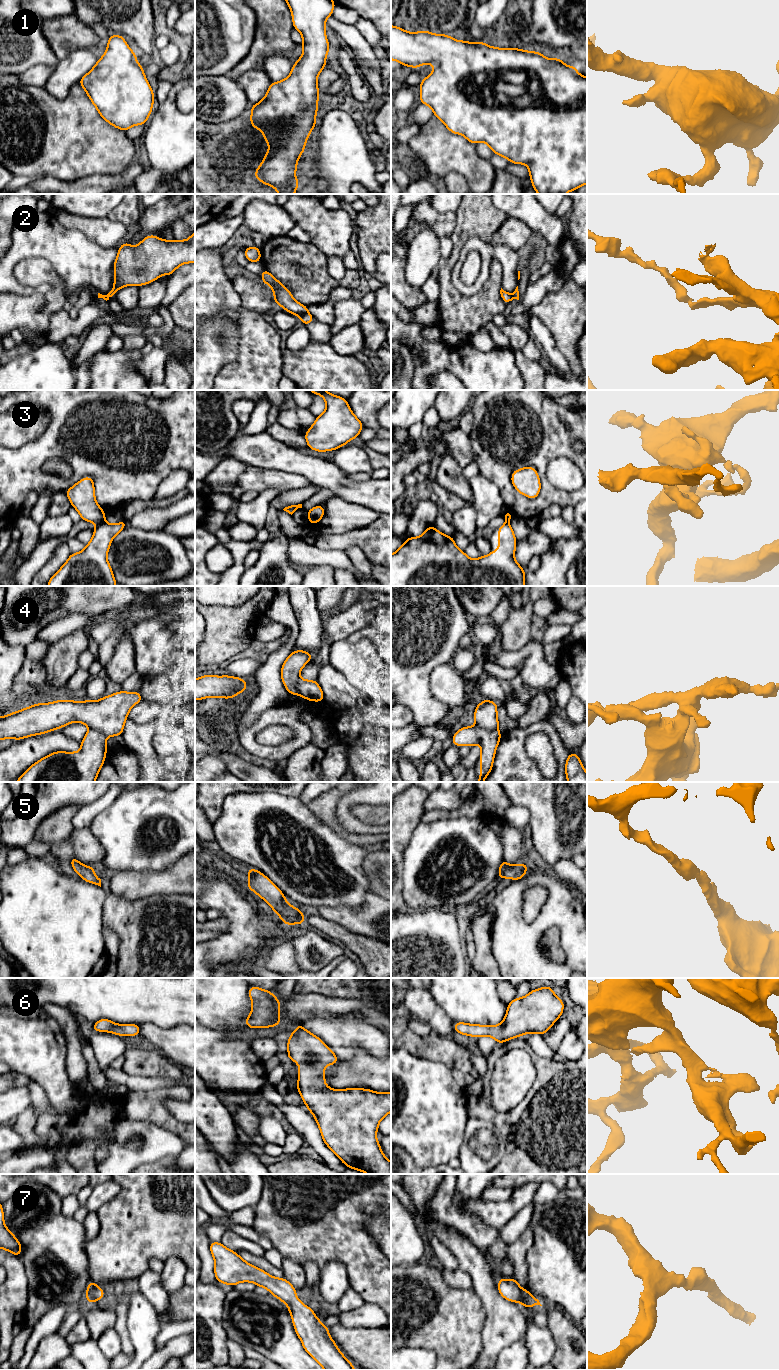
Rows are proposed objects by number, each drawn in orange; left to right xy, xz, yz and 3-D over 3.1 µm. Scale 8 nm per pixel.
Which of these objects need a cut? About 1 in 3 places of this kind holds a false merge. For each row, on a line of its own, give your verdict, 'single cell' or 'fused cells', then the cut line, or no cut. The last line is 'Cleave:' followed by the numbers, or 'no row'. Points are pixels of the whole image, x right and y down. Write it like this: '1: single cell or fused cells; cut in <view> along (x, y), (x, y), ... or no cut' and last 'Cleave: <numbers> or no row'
1: single cell; no cut
2: fused cells; cut in xz along (307, 311), (299, 316)
3: fused cells; cut in xy along (104, 520), (97, 525)
4: fused cells; cut in yz along (476, 725), (487, 730), (497, 730)
5: single cell; no cut
6: single cell; no cut
7: single cell; no cut
Cleave: 2, 3, 4

